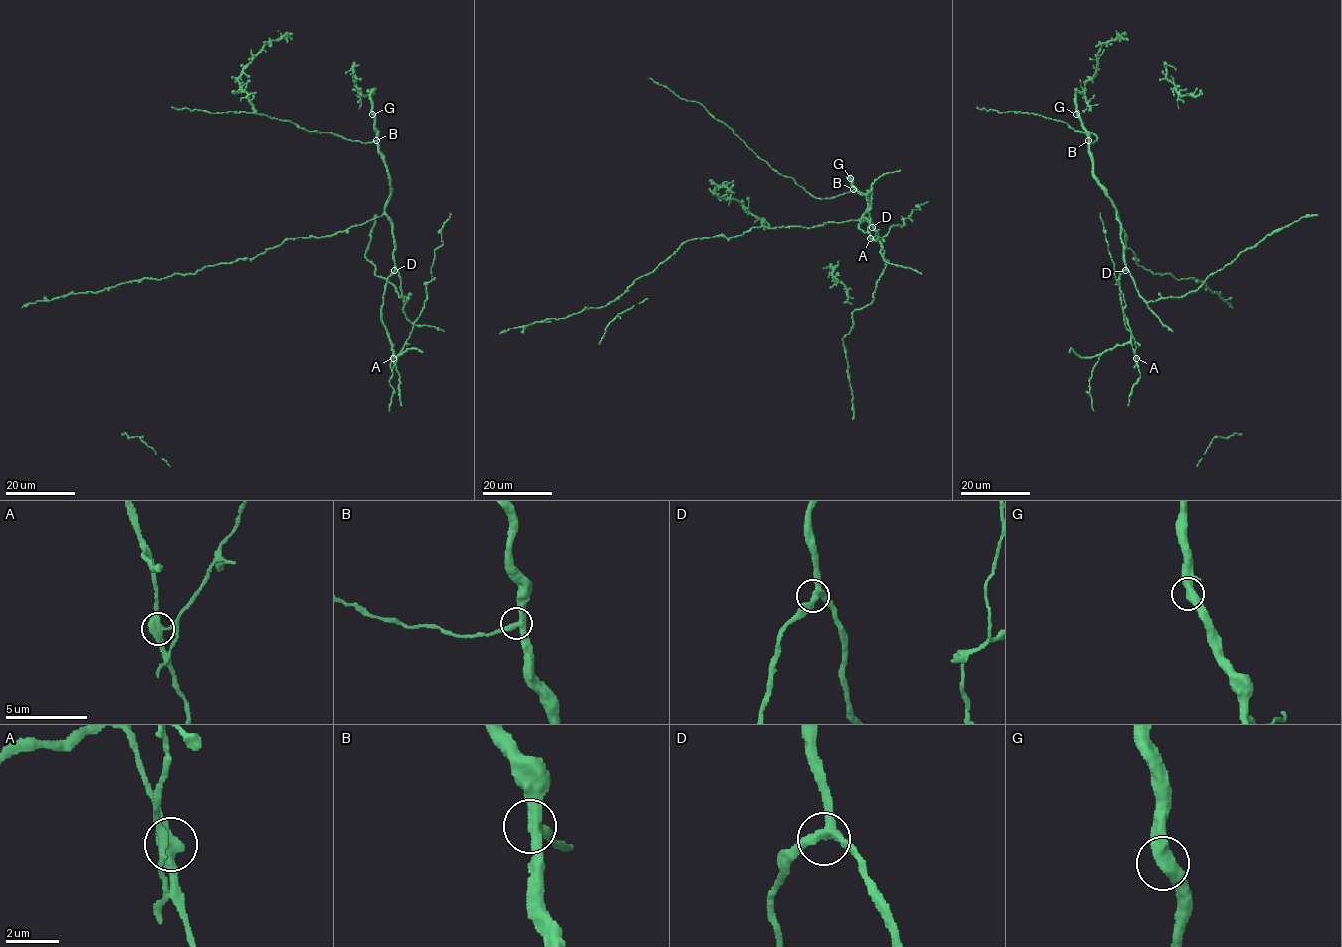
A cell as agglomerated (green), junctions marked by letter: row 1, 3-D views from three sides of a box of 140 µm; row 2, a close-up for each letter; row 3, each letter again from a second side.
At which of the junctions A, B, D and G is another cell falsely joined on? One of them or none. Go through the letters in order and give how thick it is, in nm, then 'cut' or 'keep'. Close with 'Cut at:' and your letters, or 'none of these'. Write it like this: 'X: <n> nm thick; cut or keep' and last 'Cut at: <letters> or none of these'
A: 440 nm thick; cut
B: 360 nm thick; keep
D: 340 nm thick; keep
G: 400 nm thick; keep
Cut at: A

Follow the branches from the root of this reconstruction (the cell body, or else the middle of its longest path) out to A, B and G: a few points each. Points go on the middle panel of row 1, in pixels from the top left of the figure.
A: (851, 221), (865, 218), (872, 227), (869, 221), (861, 221), (858, 228), (871, 238)
B: (851, 221), (858, 221), (867, 209), (867, 197), (853, 189)
G: (851, 221), (858, 221), (865, 213), (867, 197), (855, 189), (850, 178)

